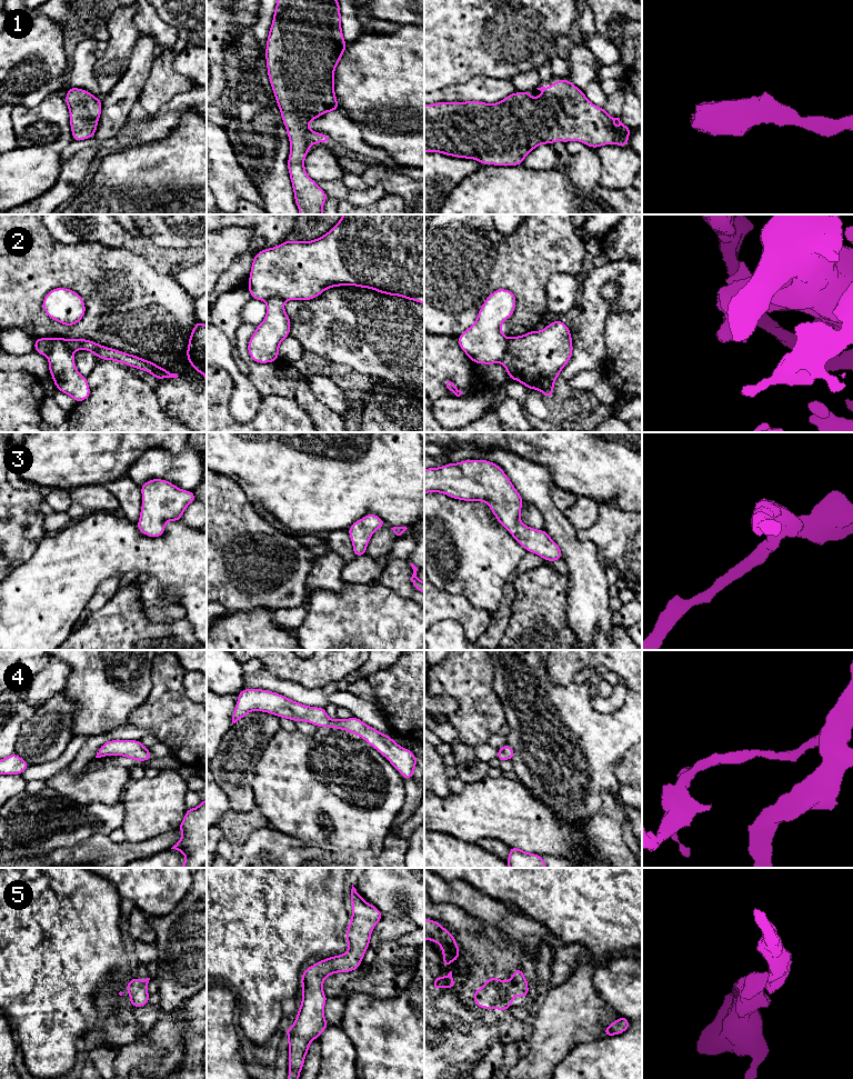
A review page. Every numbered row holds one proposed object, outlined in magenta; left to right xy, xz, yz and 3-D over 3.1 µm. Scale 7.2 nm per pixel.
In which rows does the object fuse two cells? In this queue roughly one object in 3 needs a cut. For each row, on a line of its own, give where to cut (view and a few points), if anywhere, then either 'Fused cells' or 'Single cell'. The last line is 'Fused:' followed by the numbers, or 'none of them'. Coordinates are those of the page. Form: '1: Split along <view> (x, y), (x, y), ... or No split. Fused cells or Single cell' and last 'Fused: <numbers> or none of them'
1: No split. Single cell
2: Split along yz (509, 338), (507, 350), (501, 361). Fused cells
3: No split. Single cell
4: No split. Single cell
5: No split. Single cell
Fused: 2

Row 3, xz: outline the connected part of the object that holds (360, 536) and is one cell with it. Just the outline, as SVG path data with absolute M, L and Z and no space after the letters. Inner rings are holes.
M368 513L348 529L353 545L354 558L365 555L370 538L377 529L384 526L387 524L380 517Z

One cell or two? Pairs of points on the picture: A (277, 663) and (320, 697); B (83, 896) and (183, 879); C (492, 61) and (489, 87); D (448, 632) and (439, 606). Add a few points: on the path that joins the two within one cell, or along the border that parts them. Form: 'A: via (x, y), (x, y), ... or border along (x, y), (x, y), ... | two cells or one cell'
A: border along (284, 680), (308, 688), (322, 689) | two cells
B: border along (106, 879), (116, 887), (121, 898) | two cells
C: border along (511, 78), (472, 76), (464, 83) | two cells
D: border along (435, 621), (443, 619), (455, 620), (465, 633) | two cells

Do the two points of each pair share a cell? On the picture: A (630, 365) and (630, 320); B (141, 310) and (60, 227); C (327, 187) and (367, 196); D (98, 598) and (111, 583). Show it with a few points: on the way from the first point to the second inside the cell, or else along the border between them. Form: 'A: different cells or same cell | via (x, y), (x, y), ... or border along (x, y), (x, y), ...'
A: same cell | via (630, 353), (630, 331)
B: different cells | border along (50, 232), (54, 238), (67, 243), (100, 243)
C: same cell | via (337, 189), (350, 196), (357, 196)
D: same cell | via (101, 595), (109, 587)

